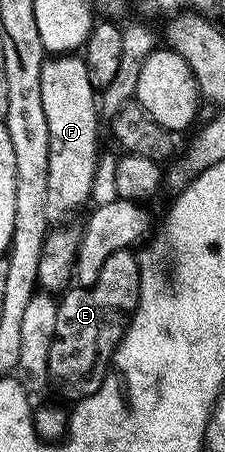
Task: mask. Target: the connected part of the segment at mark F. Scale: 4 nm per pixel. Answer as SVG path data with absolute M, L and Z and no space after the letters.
M74 52L47 57L40 72L40 100L44 103L44 117L48 119L48 220L51 224L62 224L73 219L70 217L89 200L98 174L100 102L92 80L88 80L85 57Z

